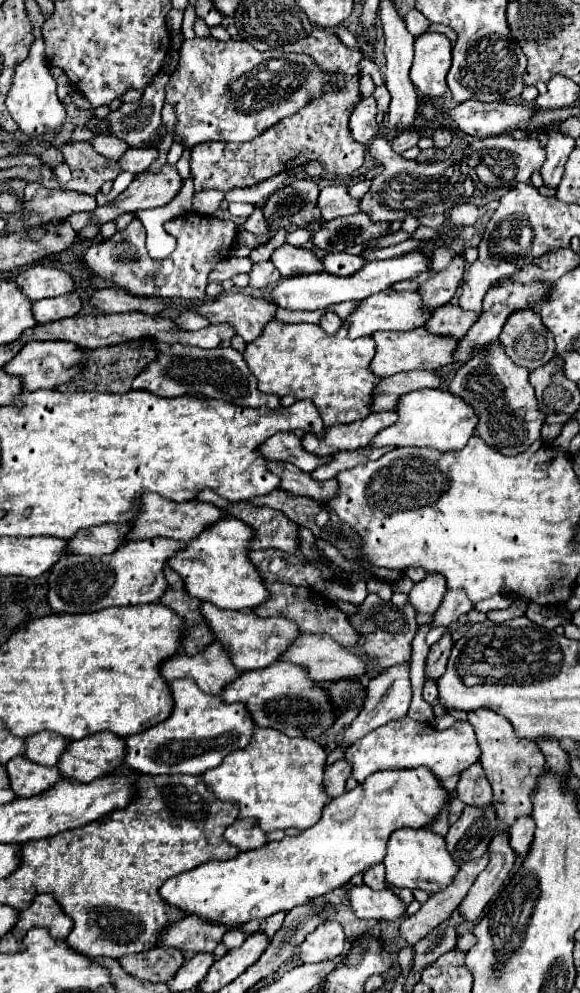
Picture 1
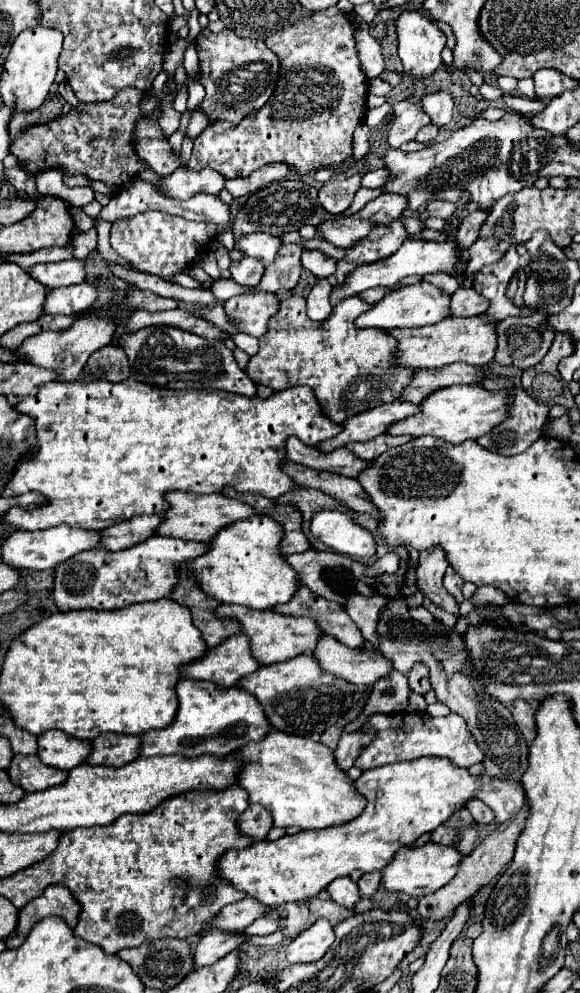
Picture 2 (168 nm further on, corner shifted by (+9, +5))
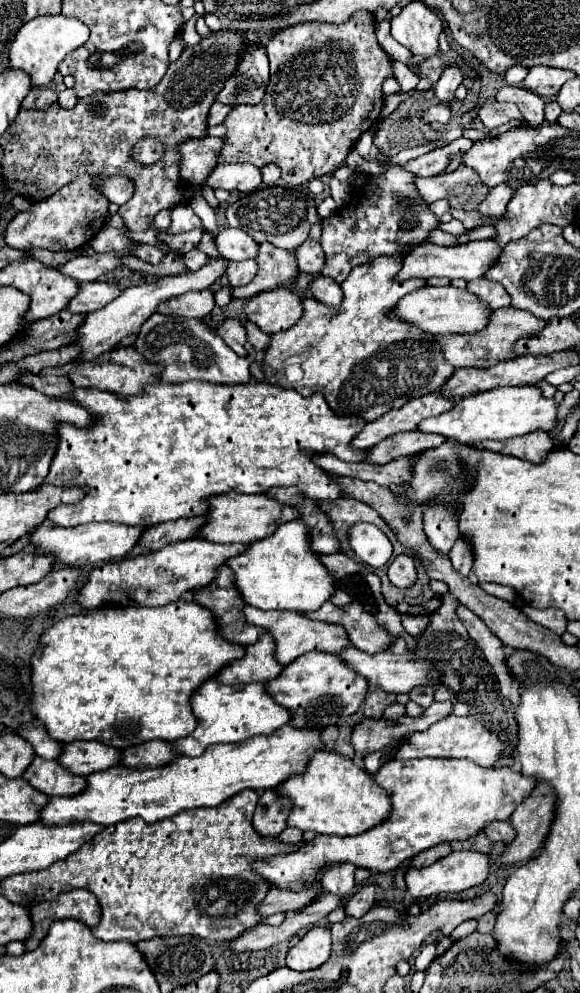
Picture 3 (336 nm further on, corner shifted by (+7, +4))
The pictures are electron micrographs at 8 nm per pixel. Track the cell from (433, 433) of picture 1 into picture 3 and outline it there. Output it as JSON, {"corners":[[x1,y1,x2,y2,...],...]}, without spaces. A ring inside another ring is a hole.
{"corners":[[524,385,524,387,496,387,492,391,482,391,464,399,456,401,456,407,452,411,446,411,444,415,426,419,420,423,422,433,438,433,446,439,456,439,466,445,476,445,484,439,508,439,516,435,524,435,530,431,550,431,556,421,556,403,554,399,544,399,540,389,536,385]]}

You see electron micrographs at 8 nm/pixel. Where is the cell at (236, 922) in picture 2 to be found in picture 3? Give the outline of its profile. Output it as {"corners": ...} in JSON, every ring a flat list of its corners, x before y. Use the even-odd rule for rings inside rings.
{"corners":[[312,885,312,887,306,887,298,893,294,891,286,891,286,889,276,889,272,887,268,891,268,895,264,897,264,901,260,903,258,911,260,915,266,919,274,913,286,913,286,911,300,911,304,909,312,899,316,899,320,893,320,885]]}

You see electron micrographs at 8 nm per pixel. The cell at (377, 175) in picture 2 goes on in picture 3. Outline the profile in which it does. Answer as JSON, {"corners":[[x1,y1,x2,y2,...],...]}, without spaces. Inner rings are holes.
{"corners":[[460,137,460,139,452,141,450,145,446,145,446,147,442,147,442,149,434,149,434,151,426,153,426,155,420,155,420,157,404,163,402,167,404,167,406,171,412,171,412,173,418,175,418,177,436,176,446,170,448,167,448,157,450,157,452,153,460,153,460,151,466,151,466,149,470,149,470,147,472,147,472,139]]}

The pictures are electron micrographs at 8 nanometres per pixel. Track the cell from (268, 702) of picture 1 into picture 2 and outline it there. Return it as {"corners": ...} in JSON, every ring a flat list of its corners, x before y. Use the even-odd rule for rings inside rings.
{"corners":[[302,654,298,658,290,658,290,662,274,666,262,666,254,674,242,678,238,686,258,698,266,718,276,730,296,736,320,736,350,710,354,698,352,684,324,672,312,654]]}

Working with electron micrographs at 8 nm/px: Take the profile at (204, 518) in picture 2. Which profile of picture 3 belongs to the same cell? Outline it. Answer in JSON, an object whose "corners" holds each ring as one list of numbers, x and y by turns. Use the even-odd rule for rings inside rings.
{"corners":[[232,491,208,499,206,525,198,531,198,537,214,543,252,543,272,535,280,523,292,521,296,517,296,509,282,505,266,495,244,495]]}

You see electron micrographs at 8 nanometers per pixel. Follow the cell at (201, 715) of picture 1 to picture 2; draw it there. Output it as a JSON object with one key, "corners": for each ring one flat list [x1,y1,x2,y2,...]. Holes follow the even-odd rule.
{"corners":[[182,678,176,686,178,694,178,714,176,720,164,730,150,730,142,734,142,756,166,756,180,754,186,758,196,758,204,754,226,756,252,740,262,740,270,732,270,722,260,706,260,702,244,688,222,688,214,682,202,682,192,678]]}

